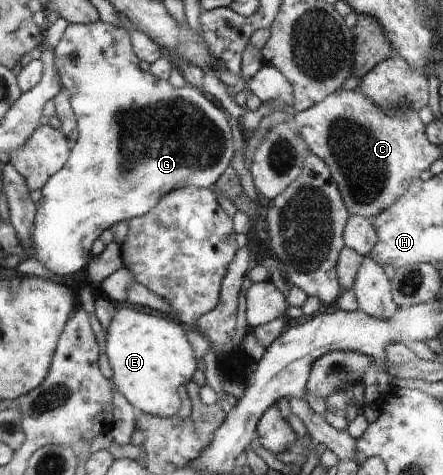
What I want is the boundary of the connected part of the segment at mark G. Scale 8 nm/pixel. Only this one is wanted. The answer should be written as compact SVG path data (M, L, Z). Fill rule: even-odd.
M102 20L88 25L69 23L62 34L60 43L53 50L54 65L56 71L58 71L61 85L66 87L66 91L69 93L79 135L76 142L73 143L71 158L67 159L62 170L48 179L47 185L42 189L41 200L35 204L36 215L34 227L30 231L30 239L32 239L32 247L34 247L34 253L31 257L41 263L51 276L62 278L64 275L72 275L72 273L87 267L88 262L94 257L91 253L94 241L99 238L103 231L111 229L115 223L120 223L120 221L130 222L131 219L142 217L148 211L154 210L160 198L166 197L171 191L184 189L184 187L213 189L215 183L226 173L227 167L232 161L234 143L232 143L232 131L230 131L226 113L220 107L216 107L212 101L208 101L202 90L198 91L196 87L188 83L181 88L174 87L169 80L158 79L152 73L144 73L138 67L139 56L135 54L132 43L130 43L130 33L128 33L127 26L114 27L114 25L104 23Z

